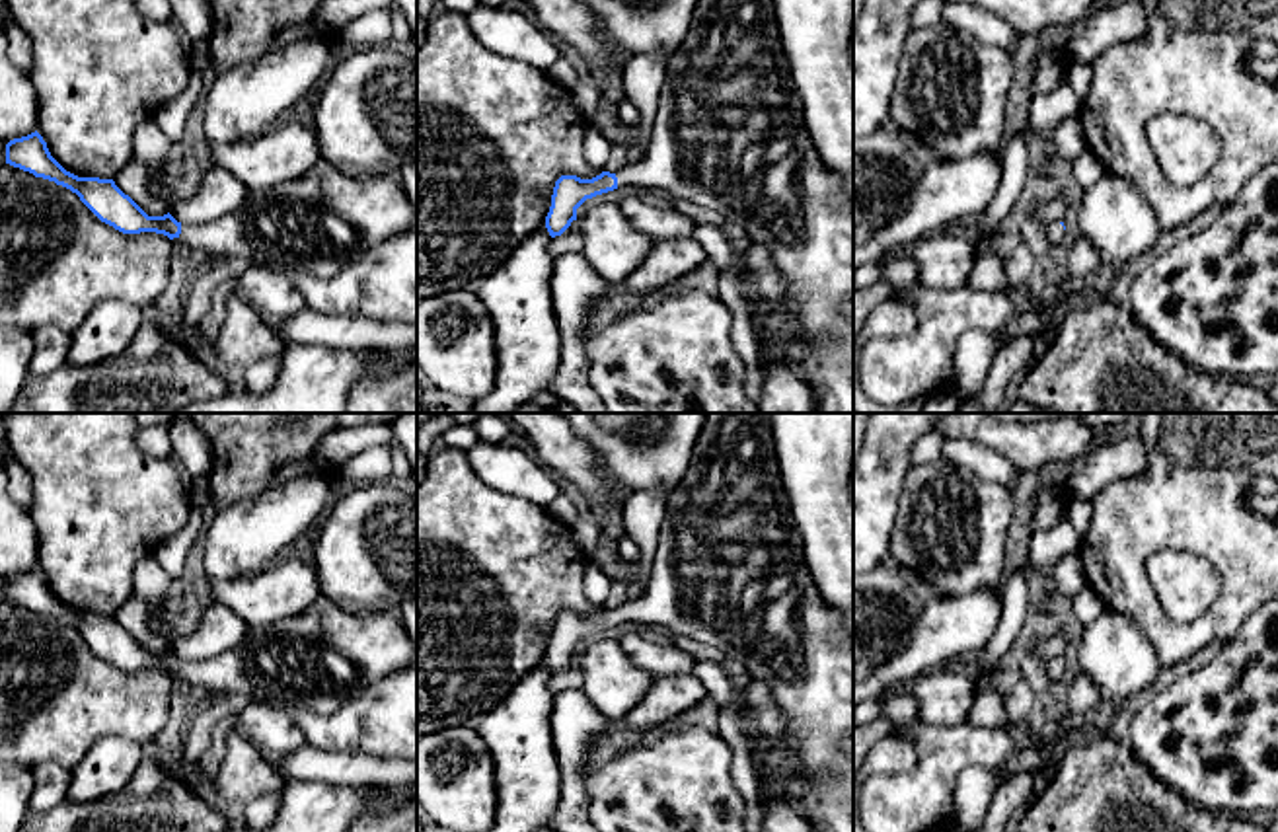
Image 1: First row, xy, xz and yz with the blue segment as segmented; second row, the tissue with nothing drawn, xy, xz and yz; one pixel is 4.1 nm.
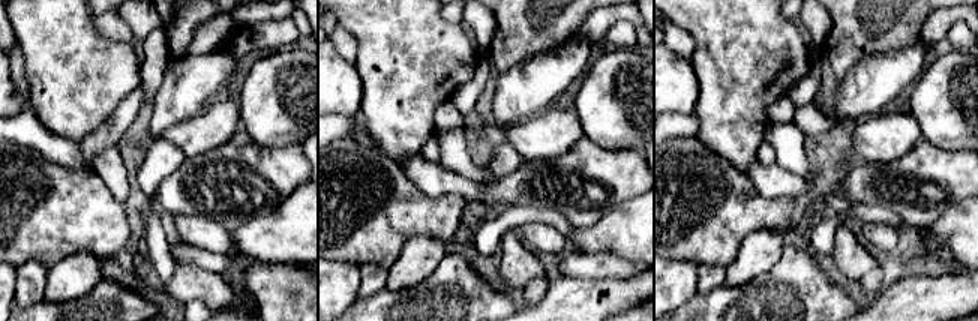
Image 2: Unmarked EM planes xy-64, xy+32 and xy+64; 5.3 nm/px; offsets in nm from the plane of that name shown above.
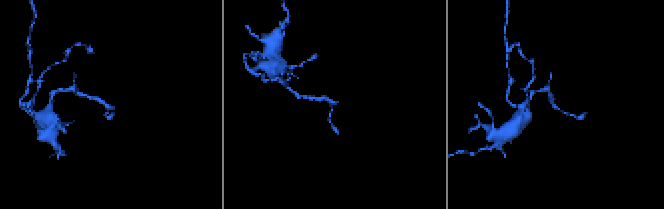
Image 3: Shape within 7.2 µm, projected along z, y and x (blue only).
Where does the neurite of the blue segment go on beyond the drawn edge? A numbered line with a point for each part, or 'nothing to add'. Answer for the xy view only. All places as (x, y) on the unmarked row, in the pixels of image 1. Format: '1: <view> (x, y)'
1: xy (324, 657)

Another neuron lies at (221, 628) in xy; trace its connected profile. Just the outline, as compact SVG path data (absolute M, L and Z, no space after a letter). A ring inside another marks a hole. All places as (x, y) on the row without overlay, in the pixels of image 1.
M162 602L152 610L150 627L160 633L168 649L181 661L207 661L234 647L249 629L245 622L228 606L214 602L207 608L199 627L183 637L175 637L162 612Z

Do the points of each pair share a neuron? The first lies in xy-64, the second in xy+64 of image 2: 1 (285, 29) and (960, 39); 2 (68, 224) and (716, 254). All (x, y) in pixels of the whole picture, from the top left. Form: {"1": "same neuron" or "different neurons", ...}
{"1": "same neuron", "2": "same neuron"}

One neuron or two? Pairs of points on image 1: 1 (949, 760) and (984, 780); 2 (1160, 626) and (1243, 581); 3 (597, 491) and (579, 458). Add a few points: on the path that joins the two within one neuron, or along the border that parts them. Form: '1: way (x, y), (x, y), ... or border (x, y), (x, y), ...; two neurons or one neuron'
1: border (1012, 756), (996, 768), (967, 766), (951, 809); two neurons
2: way (1183, 632), (1202, 632), (1230, 605); one neuron
3: way (595, 484), (579, 466); one neuron

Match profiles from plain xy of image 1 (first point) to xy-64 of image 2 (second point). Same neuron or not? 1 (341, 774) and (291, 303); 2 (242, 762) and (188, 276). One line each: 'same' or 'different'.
1: different
2: same

